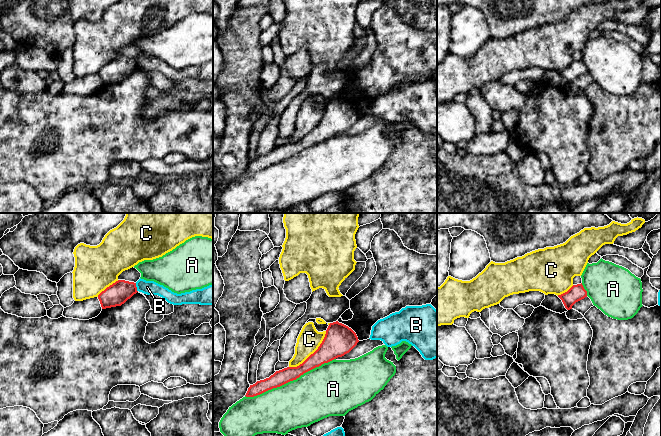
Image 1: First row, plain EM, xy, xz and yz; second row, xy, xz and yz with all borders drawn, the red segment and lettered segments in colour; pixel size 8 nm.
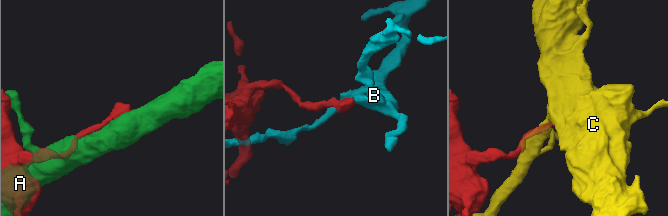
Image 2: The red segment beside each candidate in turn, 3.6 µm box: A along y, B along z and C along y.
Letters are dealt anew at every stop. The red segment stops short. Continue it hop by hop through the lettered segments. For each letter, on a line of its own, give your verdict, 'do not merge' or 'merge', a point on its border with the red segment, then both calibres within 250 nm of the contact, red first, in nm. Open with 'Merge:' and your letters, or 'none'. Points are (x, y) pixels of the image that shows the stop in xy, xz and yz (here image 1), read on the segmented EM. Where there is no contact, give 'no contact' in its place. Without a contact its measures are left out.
Merge: none
A: do not merge | xz (290, 380) | 120/400 nm
B: do not merge | xy (136, 287) | 180/110 nm
C: do not merge | xz (311, 354) | 240/190 nm

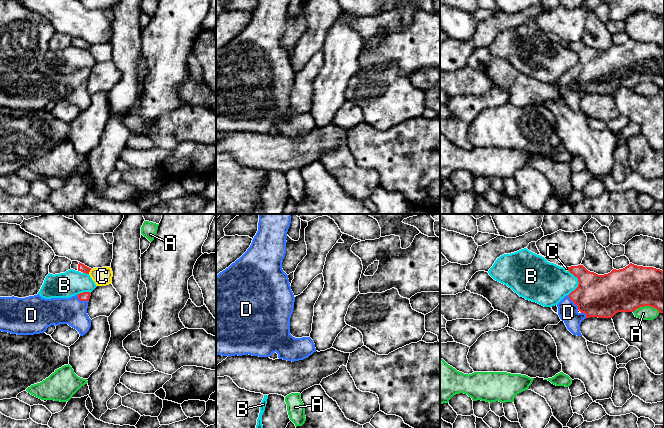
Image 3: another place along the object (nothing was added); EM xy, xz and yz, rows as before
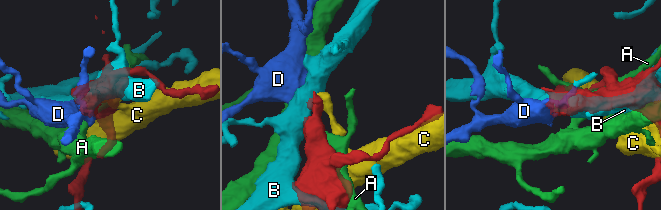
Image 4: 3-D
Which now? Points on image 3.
Merge: D
A: do not merge | yz (646, 305) | 360/110 nm
B: do not merge | yz (578, 281) | 340/340 nm
C: do not merge | xy (89, 271) | 60/140 nm
D: merge | yz (573, 301) | 340/160 nm

